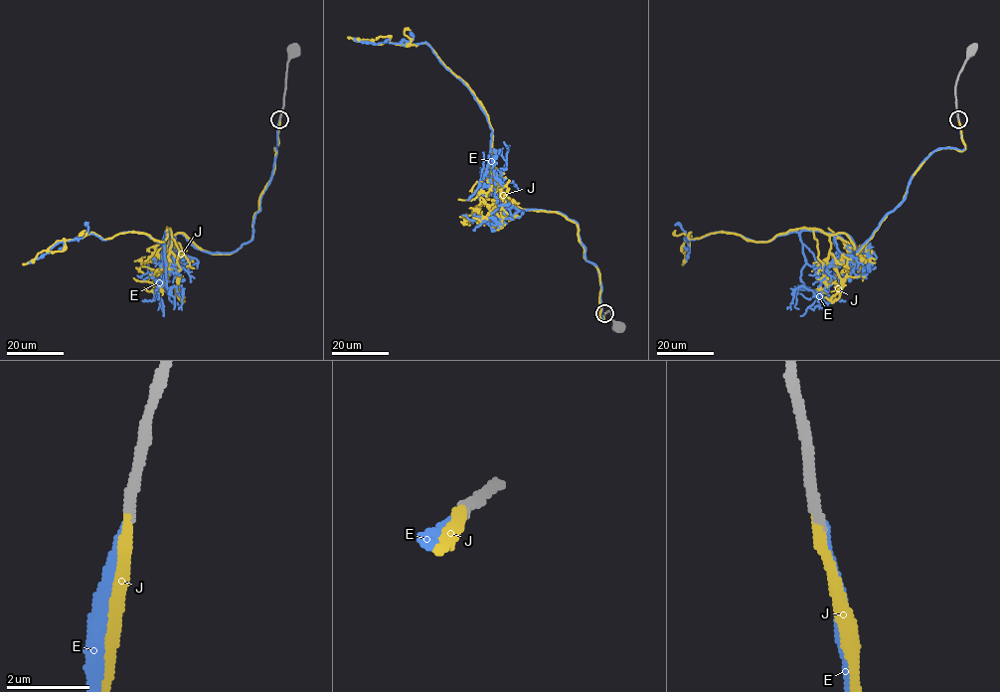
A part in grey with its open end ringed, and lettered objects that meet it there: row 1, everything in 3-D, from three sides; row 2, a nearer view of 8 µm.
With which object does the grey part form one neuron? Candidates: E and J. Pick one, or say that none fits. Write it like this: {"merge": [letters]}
{"merge": ["J"]}

